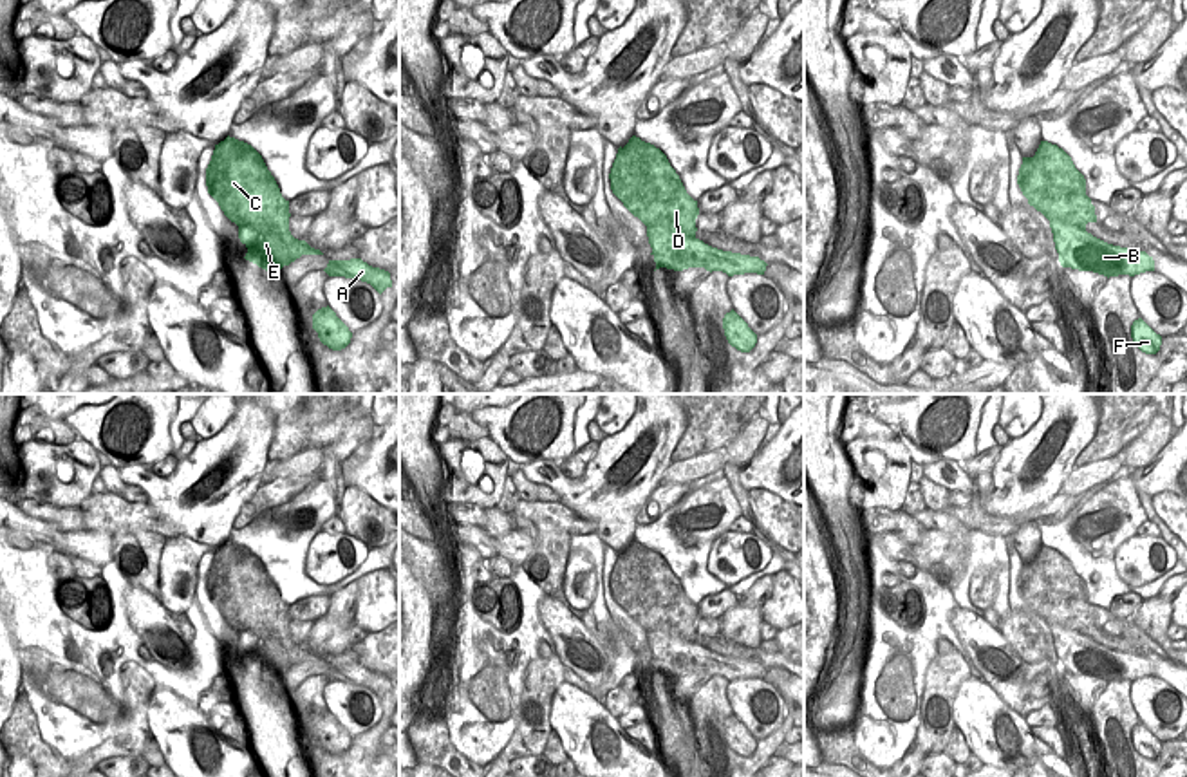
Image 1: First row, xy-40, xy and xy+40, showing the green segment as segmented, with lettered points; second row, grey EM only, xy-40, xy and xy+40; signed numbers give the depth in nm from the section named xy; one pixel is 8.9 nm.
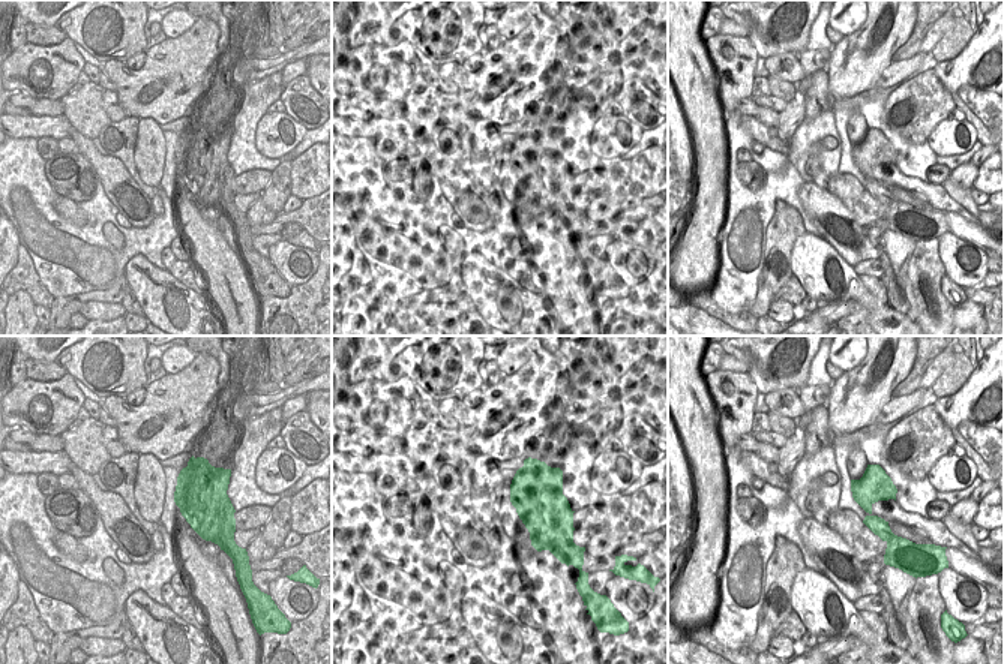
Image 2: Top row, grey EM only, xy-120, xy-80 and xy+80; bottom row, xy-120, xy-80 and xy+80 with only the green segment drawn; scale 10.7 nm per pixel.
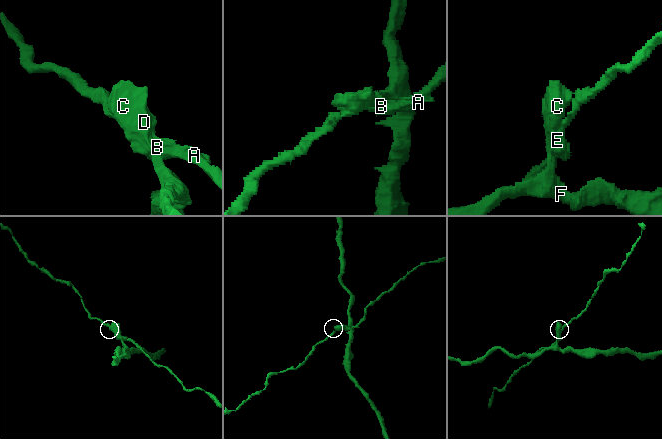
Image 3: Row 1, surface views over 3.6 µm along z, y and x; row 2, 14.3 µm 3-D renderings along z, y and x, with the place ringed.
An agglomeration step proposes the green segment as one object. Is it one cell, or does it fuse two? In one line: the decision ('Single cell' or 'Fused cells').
Fused cells

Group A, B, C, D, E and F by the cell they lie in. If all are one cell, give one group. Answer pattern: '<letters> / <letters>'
A B E / C D F

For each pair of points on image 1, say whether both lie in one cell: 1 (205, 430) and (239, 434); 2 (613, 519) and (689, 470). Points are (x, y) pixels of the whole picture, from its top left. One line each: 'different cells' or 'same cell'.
1: different cells
2: different cells

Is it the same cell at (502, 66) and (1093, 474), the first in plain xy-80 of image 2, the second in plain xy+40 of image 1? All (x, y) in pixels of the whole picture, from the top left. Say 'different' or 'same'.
different

